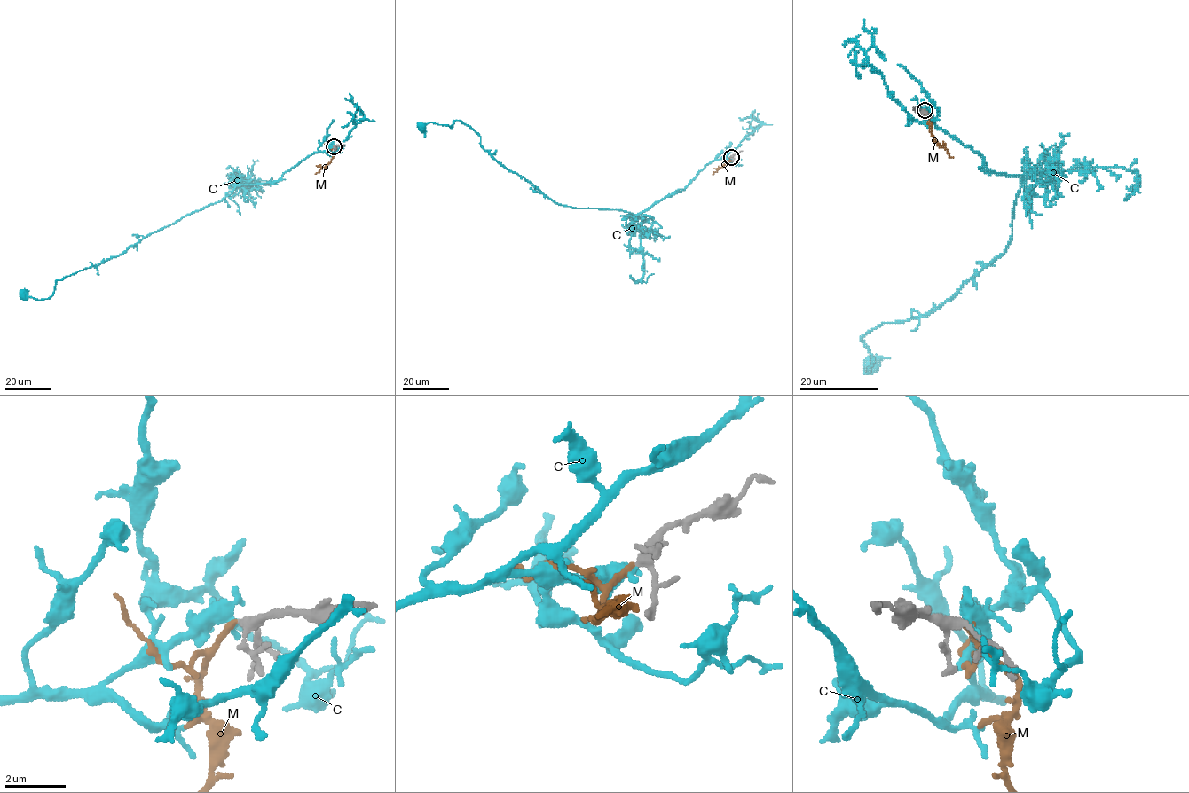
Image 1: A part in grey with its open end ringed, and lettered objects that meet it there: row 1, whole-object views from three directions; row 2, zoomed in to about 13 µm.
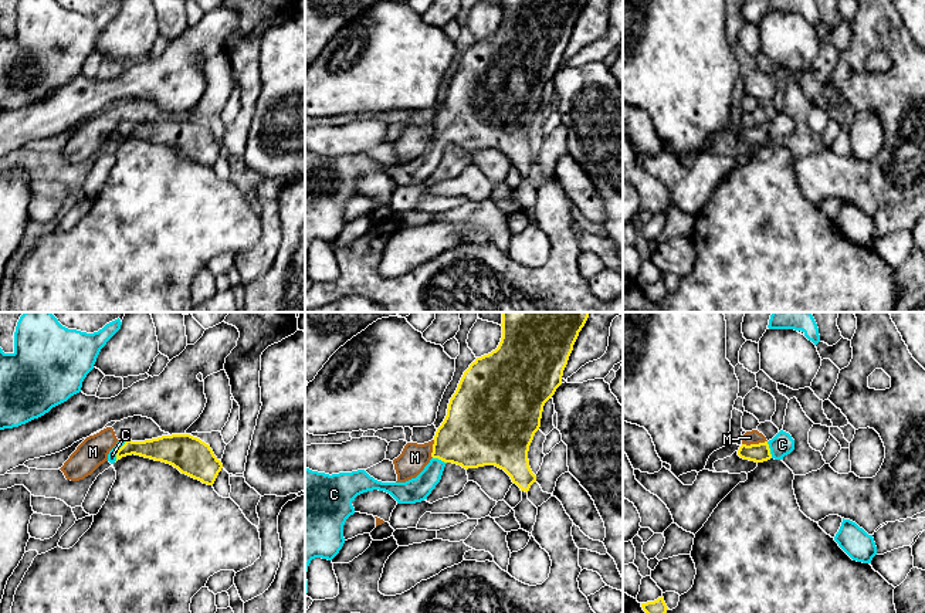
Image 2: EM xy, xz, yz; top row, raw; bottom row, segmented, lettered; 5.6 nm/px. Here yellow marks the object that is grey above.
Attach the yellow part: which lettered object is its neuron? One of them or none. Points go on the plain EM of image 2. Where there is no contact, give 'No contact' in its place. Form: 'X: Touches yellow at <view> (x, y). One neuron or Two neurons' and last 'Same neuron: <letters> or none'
C: Touches yellow at xy (117, 134). One neuron
M: Touches yellow at yz (754, 126). Two neurons
Same neuron: C

